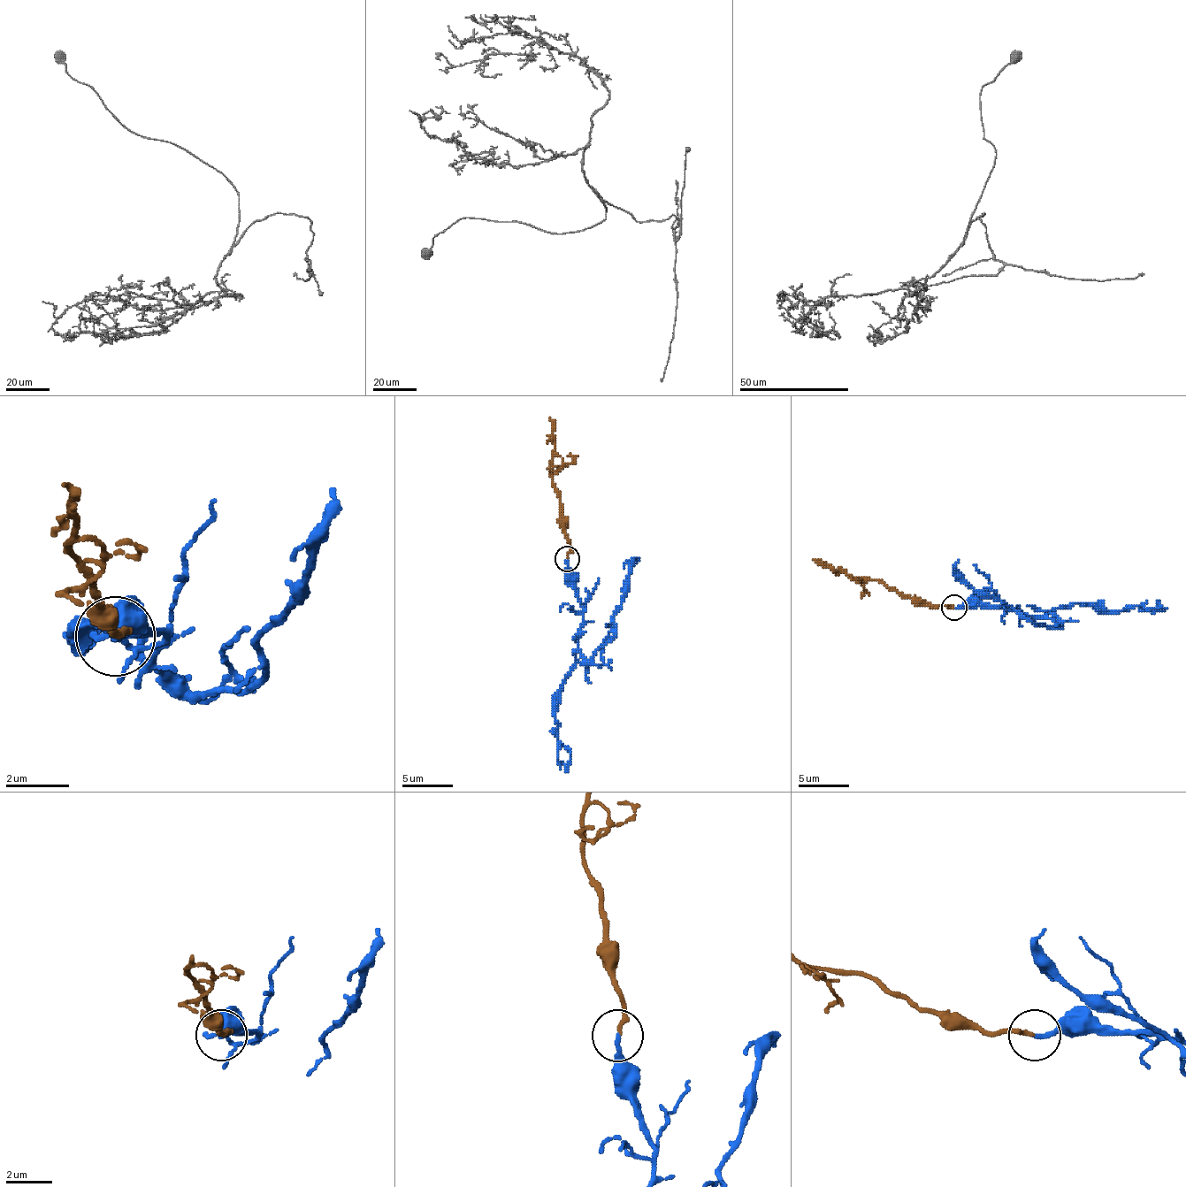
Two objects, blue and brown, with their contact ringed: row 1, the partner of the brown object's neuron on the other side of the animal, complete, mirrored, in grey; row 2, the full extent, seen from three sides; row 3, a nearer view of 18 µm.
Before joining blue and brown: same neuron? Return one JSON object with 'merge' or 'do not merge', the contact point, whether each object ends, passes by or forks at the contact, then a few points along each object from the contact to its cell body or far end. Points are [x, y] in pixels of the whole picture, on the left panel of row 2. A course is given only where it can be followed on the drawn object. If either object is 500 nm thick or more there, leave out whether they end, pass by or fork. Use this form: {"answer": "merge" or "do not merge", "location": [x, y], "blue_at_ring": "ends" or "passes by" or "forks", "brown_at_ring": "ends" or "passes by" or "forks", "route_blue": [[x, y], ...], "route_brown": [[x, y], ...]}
{"answer": "merge", "location": [115, 636], "blue_at_ring": "ends", "brown_at_ring": "ends", "route_blue": [[118, 638], [157, 630], [149, 662], [181, 685], [237, 693], [261, 677], [261, 638], [293, 606], [332, 486]], "route_brown": [[118, 638], [94, 574], [70, 550], [62, 486]]}

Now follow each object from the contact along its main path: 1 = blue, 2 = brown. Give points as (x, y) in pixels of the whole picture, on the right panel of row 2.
1: (952, 608), (1019, 608), (1029, 616), (1044, 616), (1055, 624), (1036, 625), (975, 590), (955, 567), (958, 560)
2: (952, 608), (914, 603), (876, 580), (849, 578), (813, 560)

